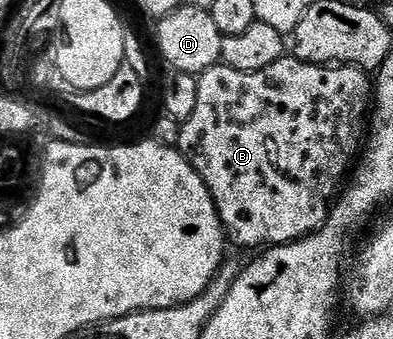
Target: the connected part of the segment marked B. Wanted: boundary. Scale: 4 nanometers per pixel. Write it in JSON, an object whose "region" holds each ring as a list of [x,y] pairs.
{"region":[[[285,55],[277,59],[277,63],[269,63],[265,71],[233,71],[233,67],[222,63],[214,65],[204,73],[198,74],[197,107],[189,119],[179,126],[179,153],[201,175],[205,187],[209,187],[209,195],[213,195],[213,203],[217,207],[217,215],[223,224],[223,231],[228,242],[231,241],[241,248],[258,250],[260,247],[272,245],[288,245],[290,241],[300,241],[310,233],[316,233],[341,192],[357,158],[361,153],[361,146],[365,141],[365,134],[369,129],[369,110],[373,105],[373,81],[364,70],[356,69],[354,65],[310,65],[298,61],[293,55]]]}

